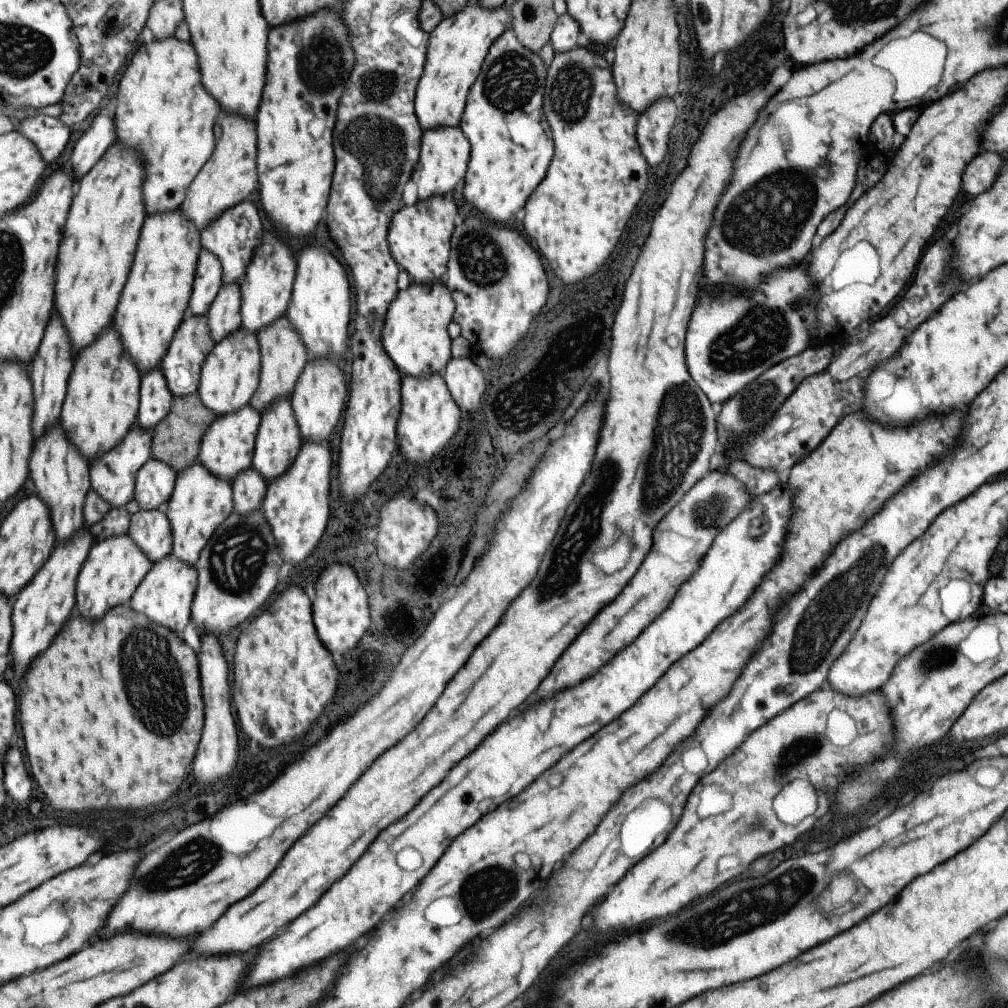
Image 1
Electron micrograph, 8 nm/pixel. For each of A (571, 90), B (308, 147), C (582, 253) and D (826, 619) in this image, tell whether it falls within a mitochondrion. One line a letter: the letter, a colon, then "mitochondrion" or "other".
A: mitochondrion
B: other
C: other
D: mitochondrion

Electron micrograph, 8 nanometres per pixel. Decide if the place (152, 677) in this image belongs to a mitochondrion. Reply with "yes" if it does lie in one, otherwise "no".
yes

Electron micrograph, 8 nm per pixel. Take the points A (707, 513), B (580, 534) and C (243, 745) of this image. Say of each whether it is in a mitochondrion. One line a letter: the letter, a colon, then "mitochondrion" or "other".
A: mitochondrion
B: mitochondrion
C: other

